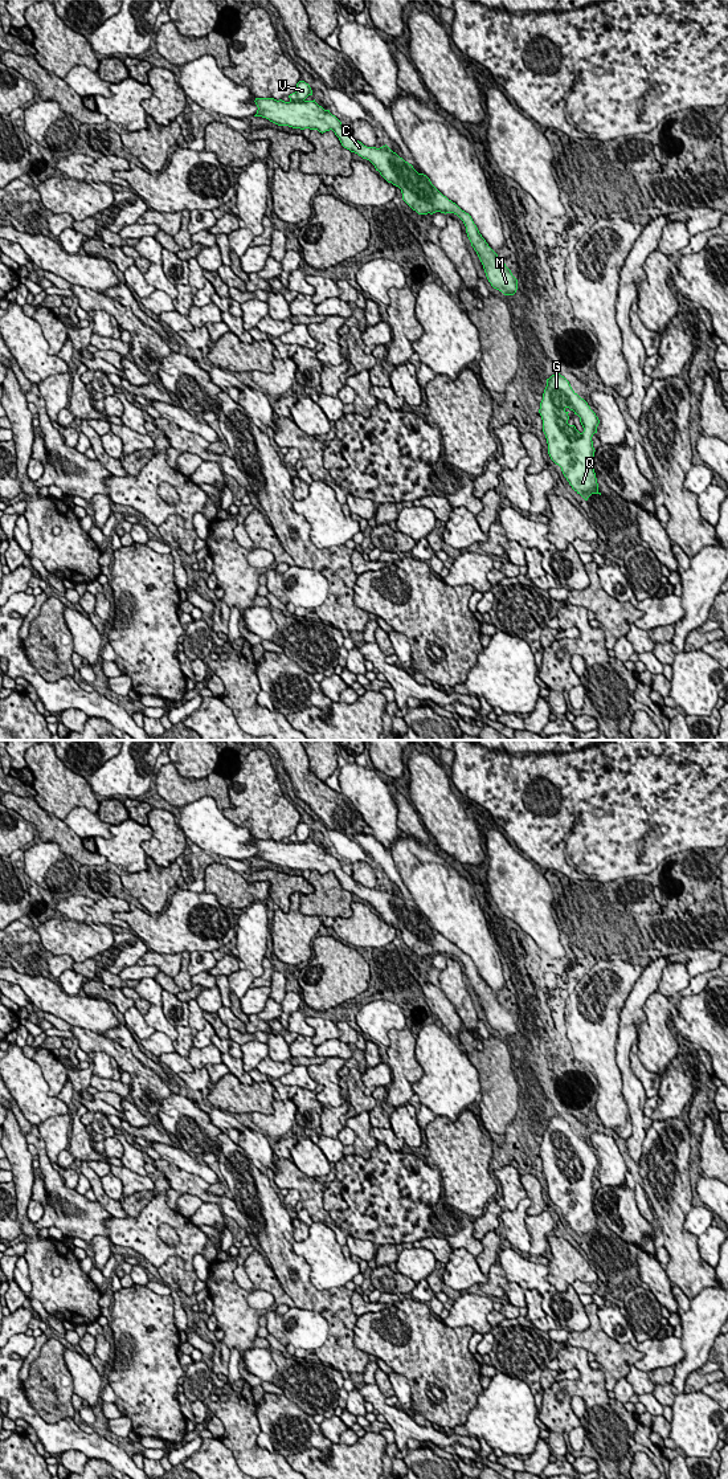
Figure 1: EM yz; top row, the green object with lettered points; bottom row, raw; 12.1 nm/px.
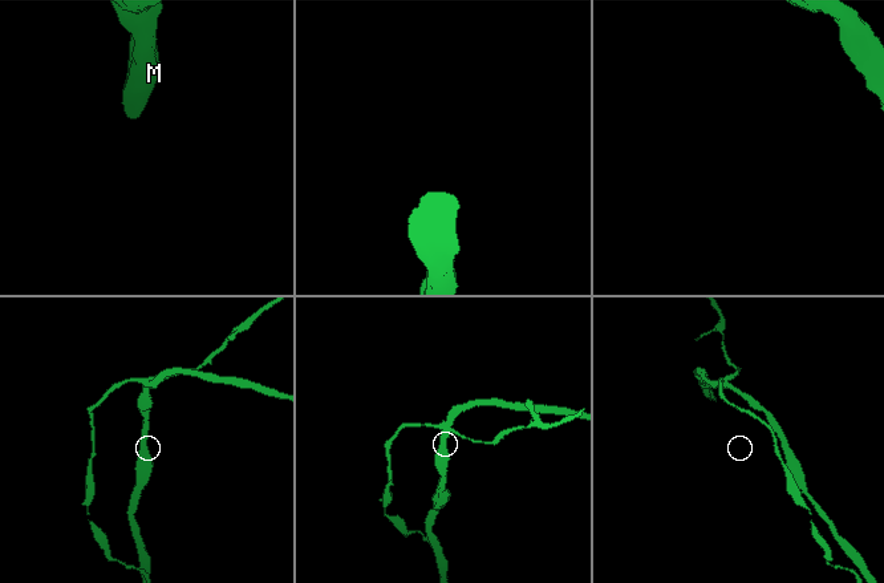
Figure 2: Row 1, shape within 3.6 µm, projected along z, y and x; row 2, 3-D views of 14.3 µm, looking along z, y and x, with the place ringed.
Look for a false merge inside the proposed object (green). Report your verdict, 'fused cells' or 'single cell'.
fused cells

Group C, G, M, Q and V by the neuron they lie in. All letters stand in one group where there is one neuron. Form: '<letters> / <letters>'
C G M Q / V

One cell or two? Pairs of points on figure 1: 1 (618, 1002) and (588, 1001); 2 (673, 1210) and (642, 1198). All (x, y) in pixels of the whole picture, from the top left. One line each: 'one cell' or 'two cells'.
1: one cell
2: two cells

